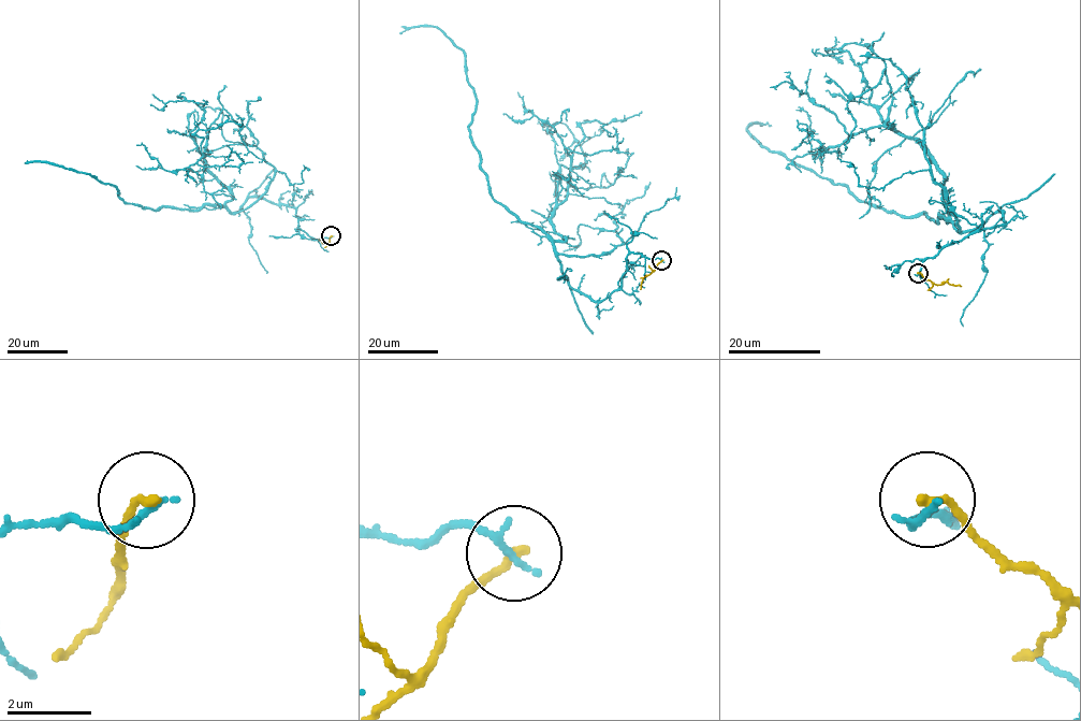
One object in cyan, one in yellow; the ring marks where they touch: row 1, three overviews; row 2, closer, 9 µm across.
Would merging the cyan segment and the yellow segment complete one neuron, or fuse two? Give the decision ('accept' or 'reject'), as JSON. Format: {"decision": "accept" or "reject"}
{"decision": "reject"}

